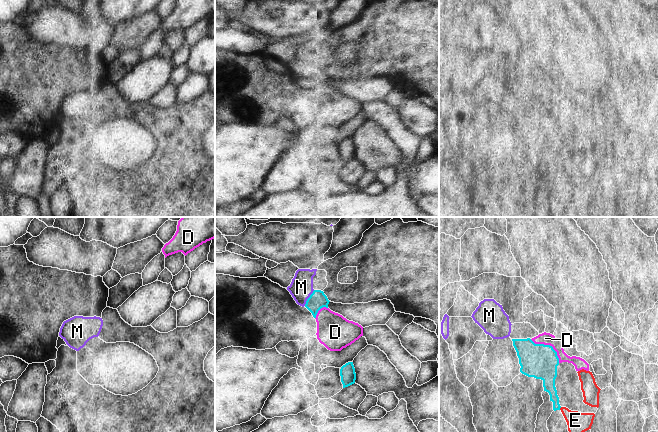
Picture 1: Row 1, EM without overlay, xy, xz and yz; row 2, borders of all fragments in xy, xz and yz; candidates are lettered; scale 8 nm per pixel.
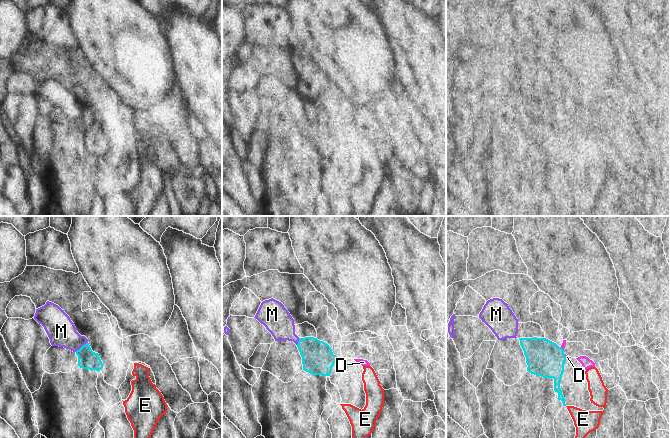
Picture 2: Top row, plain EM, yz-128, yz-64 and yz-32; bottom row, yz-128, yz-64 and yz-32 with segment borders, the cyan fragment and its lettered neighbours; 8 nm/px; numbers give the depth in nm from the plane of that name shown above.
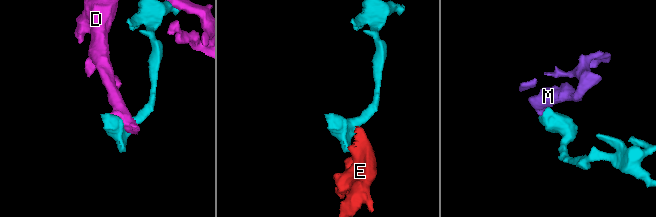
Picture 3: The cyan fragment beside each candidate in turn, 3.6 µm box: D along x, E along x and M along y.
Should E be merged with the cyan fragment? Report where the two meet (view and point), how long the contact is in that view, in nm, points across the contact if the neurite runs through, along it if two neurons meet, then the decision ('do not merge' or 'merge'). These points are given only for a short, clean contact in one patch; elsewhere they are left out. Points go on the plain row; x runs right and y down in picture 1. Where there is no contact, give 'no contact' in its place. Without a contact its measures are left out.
meets cyan in yz at (560, 183); contact 30 nm long; border along yz (561, 183), (559, 185); do not merge

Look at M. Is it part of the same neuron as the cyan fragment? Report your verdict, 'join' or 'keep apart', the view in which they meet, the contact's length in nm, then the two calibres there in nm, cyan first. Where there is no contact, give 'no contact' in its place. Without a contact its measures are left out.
join; contact in xz; length 150 nm; calibres 140 and 190 nm

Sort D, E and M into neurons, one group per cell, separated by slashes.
D E / M

